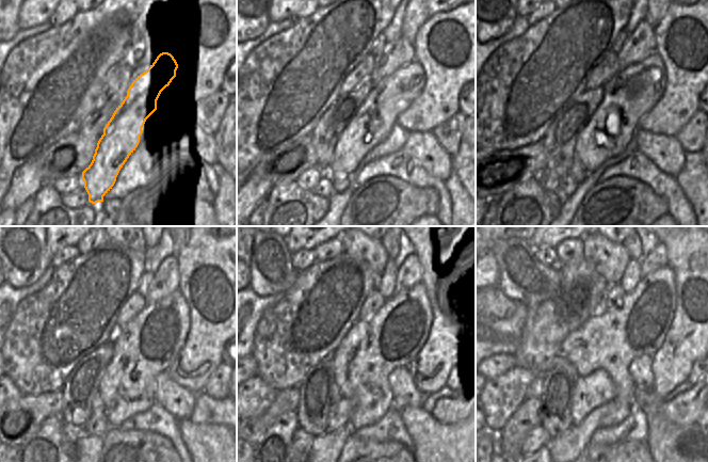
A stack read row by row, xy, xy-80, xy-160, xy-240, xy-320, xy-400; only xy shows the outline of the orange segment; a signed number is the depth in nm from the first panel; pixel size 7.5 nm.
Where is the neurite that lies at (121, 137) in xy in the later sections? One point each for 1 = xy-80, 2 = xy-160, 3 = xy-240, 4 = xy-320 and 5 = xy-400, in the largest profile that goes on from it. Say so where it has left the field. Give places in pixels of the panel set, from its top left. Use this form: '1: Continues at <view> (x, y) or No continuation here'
1: Continues at xy-80 (388, 98)
2: Continues at xy-160 (632, 92)
3: Continues at xy-240 (145, 346)
4: Continues at xy-320 (372, 348)
5: Continues at xy-400 (611, 339).

